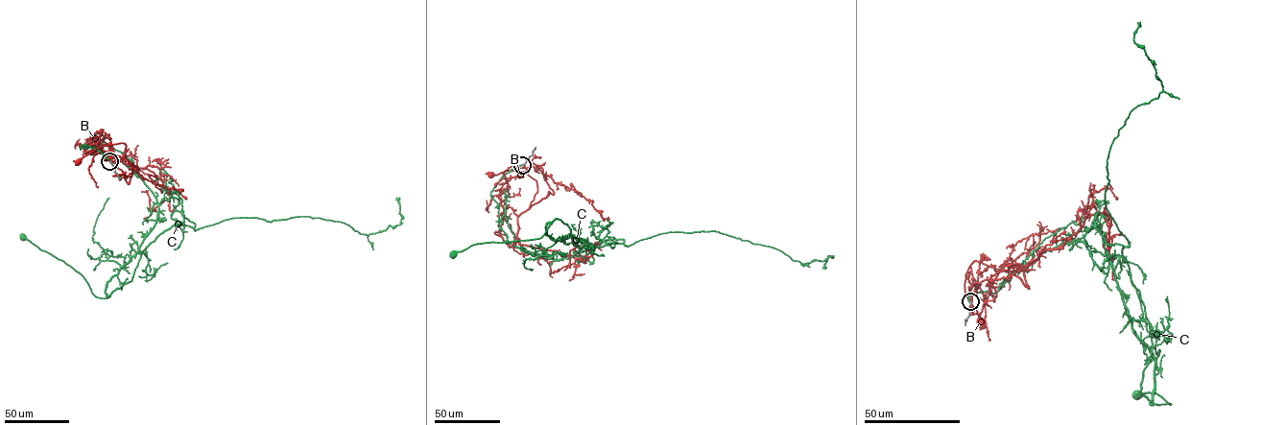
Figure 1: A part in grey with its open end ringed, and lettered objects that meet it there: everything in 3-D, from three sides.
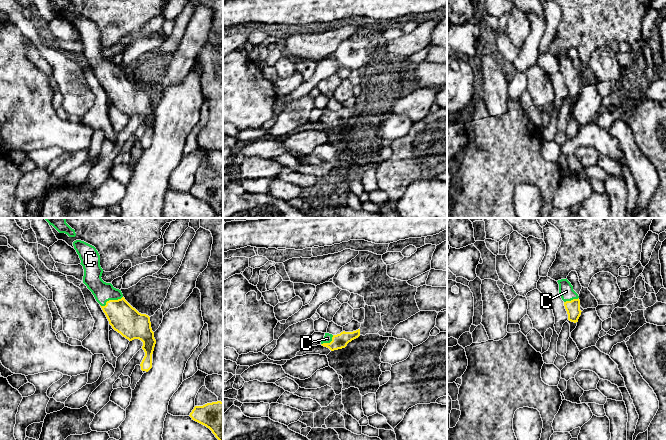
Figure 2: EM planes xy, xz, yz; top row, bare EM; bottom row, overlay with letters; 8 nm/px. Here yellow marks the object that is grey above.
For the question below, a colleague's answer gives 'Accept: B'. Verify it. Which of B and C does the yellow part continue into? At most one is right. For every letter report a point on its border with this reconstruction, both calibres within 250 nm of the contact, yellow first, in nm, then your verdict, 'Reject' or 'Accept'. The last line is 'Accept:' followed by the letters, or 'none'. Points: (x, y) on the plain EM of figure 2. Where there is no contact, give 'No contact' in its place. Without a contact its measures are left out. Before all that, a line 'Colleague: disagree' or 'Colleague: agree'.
Colleague: disagree
B: No contact. Reject
C: Touches yellow at xy (110, 76). Thickness 240 nm (yellow) against 160 nm. Accept
Accept: C

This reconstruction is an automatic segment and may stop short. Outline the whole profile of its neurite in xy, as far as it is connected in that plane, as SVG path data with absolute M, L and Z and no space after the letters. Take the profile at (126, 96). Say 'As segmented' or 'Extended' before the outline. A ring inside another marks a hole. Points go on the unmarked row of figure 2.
Extended. M81 16L74 17L73 22L84 45L83 59L101 81L109 100L129 117L139 115L143 118L145 132L140 142L142 147L148 148L152 144L152 130L156 120L150 93L133 84L121 66L102 56L100 31L94 22Z

